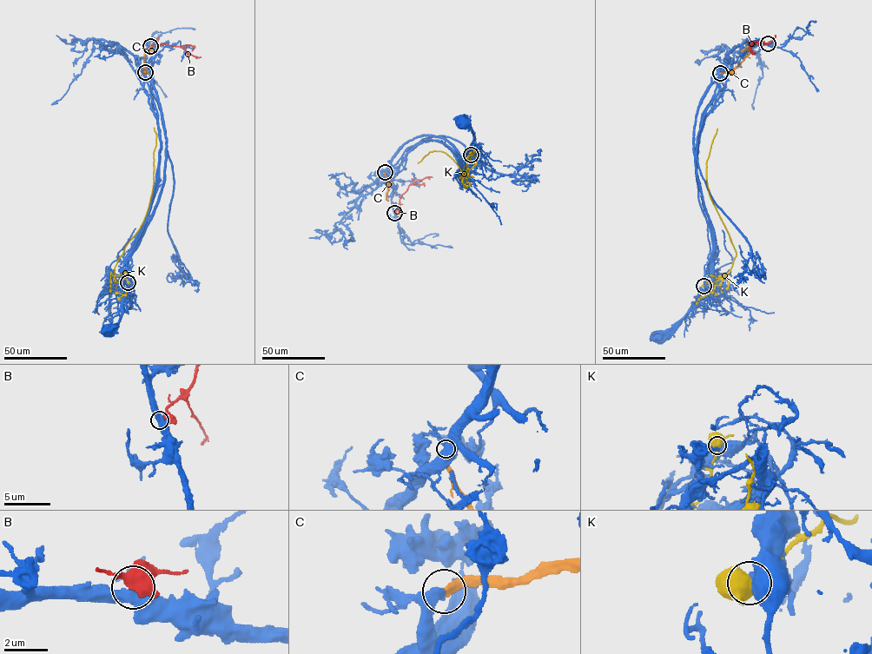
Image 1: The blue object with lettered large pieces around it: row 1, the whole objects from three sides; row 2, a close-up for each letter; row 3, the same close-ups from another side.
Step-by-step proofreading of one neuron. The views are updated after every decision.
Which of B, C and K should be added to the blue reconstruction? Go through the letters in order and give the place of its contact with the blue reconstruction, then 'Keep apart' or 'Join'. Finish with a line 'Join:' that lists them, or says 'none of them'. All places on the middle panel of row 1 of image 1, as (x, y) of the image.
B: Touches blue at (394, 213). Keep apart
C: Touches blue at (385, 172). Join
K: Touches blue at (471, 155). Keep apart
Join: C

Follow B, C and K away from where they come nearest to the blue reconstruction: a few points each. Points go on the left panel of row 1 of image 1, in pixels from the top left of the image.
B: (150, 46), (163, 43), (177, 46), (188, 54), (201, 57)
C: (145, 72), (144, 56), (148, 49), (152, 51)
K: (128, 282), (122, 278), (116, 281), (115, 267), (124, 247), (139, 229), (148, 206), (155, 145), (154, 128)

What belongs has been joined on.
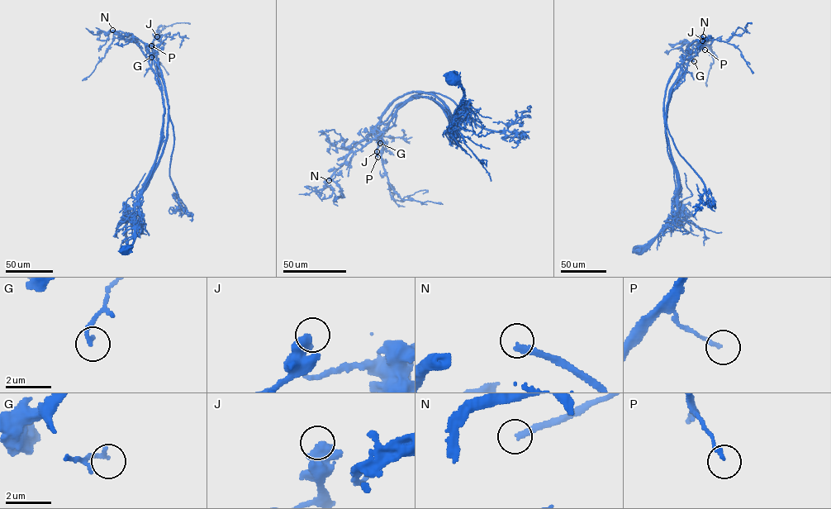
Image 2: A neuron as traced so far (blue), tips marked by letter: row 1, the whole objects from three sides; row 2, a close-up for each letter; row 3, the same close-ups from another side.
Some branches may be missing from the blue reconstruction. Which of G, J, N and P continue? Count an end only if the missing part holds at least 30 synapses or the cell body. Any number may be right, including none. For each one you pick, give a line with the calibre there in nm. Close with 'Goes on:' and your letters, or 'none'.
N: 240 nm
Goes on: N

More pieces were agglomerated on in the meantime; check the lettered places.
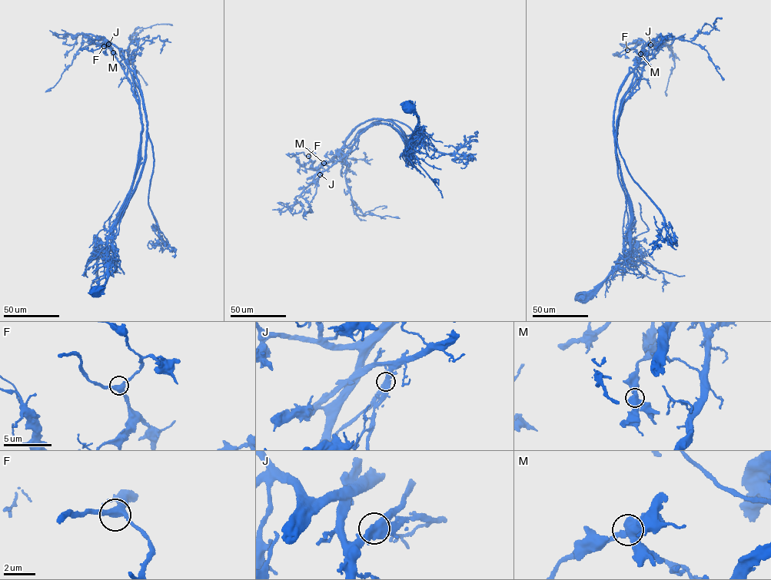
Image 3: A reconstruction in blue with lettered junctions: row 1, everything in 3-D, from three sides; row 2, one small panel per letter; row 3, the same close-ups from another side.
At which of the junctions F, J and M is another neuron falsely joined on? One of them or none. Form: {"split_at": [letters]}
{"split_at": ["J"]}

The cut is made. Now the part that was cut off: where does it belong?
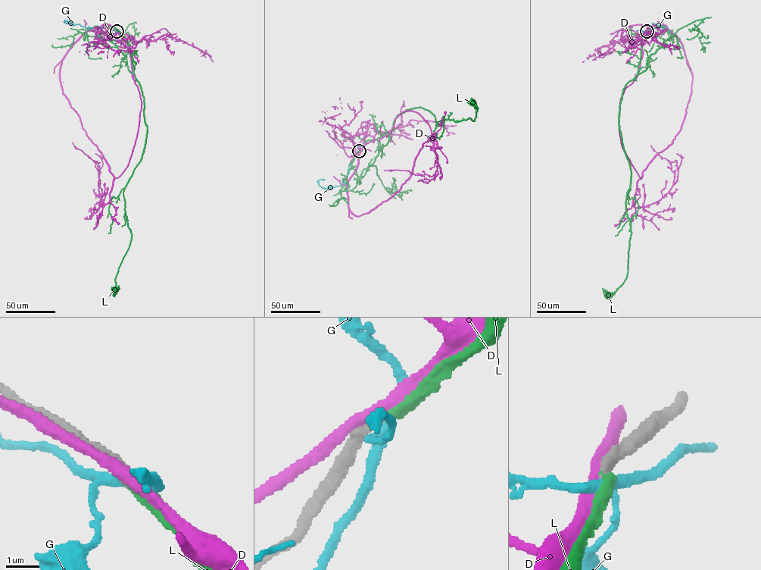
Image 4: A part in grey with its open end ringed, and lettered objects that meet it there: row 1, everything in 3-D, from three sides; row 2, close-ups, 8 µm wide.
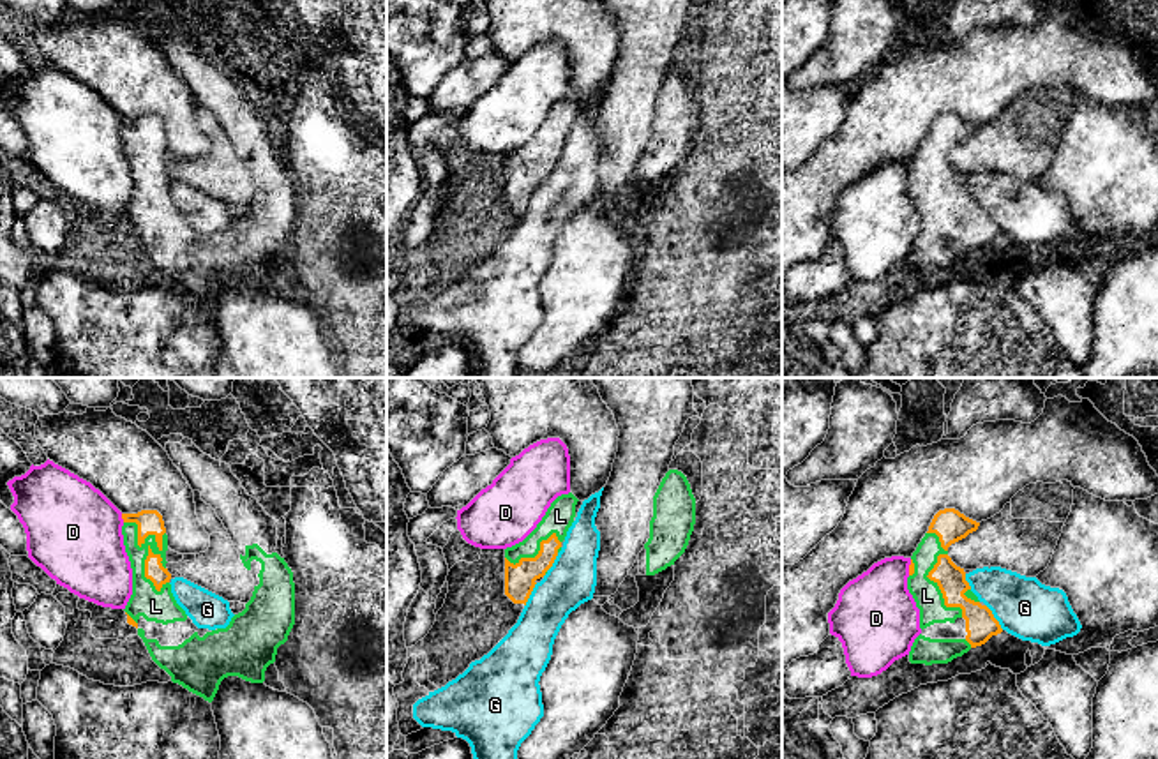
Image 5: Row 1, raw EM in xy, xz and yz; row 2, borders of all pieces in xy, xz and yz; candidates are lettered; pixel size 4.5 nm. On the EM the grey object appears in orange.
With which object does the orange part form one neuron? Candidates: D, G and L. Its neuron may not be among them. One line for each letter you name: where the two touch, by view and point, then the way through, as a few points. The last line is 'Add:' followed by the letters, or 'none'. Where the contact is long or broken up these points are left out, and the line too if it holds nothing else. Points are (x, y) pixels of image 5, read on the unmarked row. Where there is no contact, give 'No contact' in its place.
L: Touches orange at xy (157, 150)
Add: L

